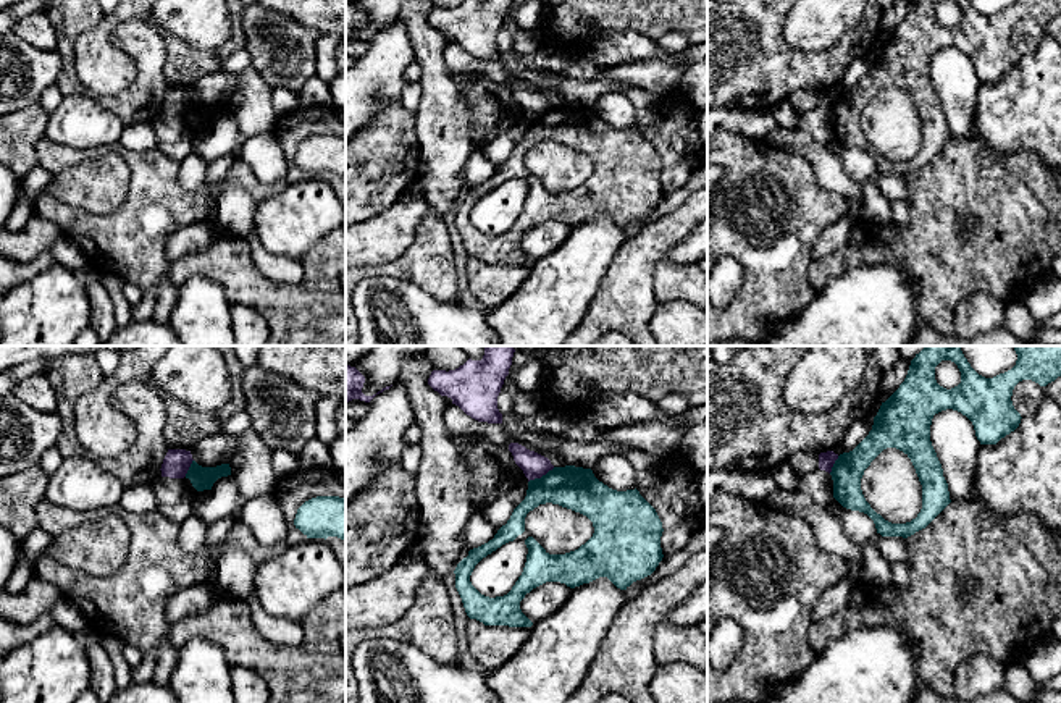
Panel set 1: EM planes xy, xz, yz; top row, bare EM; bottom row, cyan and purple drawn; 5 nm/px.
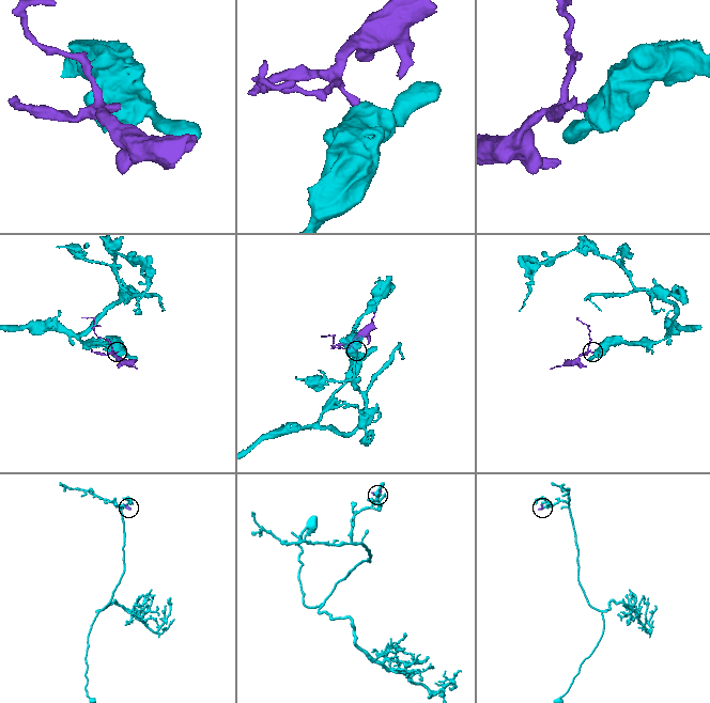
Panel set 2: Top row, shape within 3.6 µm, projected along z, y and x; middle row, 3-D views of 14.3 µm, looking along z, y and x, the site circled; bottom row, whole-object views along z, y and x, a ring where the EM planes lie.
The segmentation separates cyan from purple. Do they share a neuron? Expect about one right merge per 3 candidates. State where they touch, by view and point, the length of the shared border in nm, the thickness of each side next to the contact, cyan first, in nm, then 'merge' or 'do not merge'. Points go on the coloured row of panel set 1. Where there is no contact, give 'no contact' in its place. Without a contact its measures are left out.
contact xz (543, 475); length 150 nm; calibres 220 and 120 nm; do not merge

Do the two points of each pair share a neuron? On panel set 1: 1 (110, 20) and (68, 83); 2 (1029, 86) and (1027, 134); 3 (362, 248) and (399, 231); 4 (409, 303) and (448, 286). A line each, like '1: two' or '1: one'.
1: two
2: one
3: one
4: two

